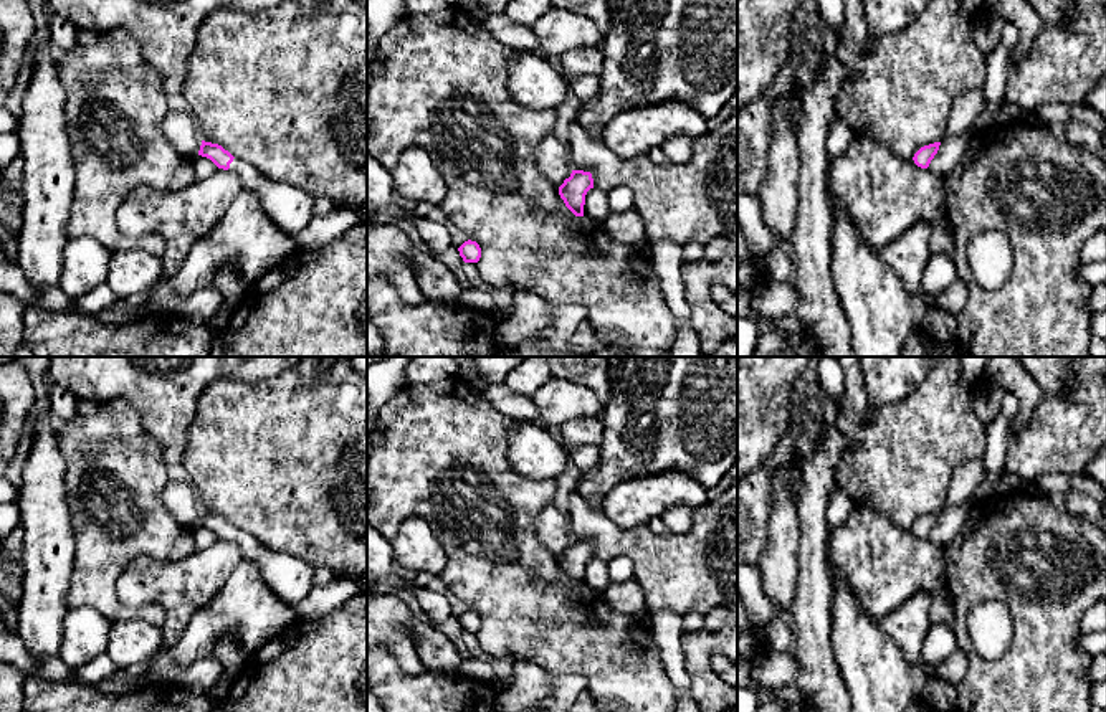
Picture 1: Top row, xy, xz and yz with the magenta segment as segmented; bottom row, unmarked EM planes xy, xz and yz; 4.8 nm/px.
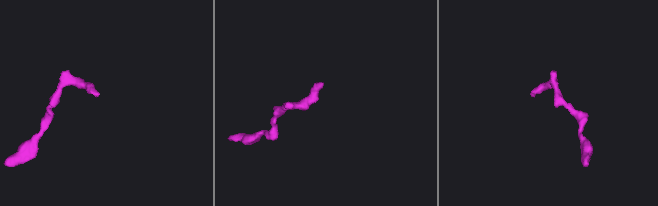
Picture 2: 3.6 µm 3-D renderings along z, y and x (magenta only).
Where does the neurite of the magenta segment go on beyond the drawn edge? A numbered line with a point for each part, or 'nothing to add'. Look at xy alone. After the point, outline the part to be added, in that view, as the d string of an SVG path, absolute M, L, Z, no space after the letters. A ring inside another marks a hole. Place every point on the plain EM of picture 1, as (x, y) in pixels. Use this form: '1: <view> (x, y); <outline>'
1: xy (290, 579); M235 527L230 539L243 558L255 563L266 586L286 605L296 606L312 588L312 573L304 560L265 547L255 535Z

